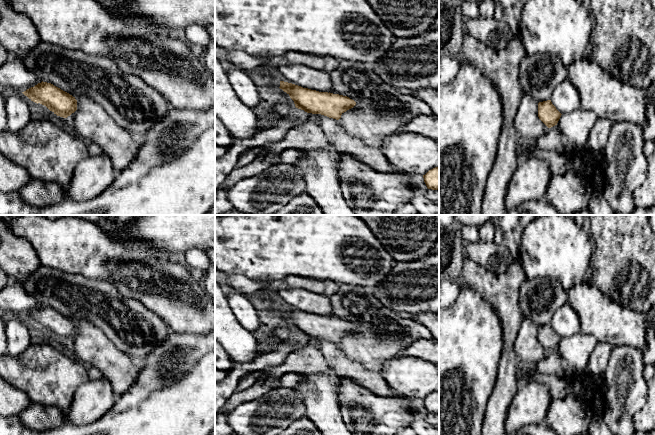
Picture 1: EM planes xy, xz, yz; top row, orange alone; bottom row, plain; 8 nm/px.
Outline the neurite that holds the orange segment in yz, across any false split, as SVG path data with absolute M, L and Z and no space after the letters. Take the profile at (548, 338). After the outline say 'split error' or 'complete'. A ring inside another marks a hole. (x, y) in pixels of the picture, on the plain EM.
M551 324L538 327L538 341L548 352L557 349L561 339Z; complete

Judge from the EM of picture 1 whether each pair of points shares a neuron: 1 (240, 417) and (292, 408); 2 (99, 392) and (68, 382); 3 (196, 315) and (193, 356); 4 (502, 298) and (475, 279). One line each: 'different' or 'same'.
1: same
2: different
3: different
4: same

